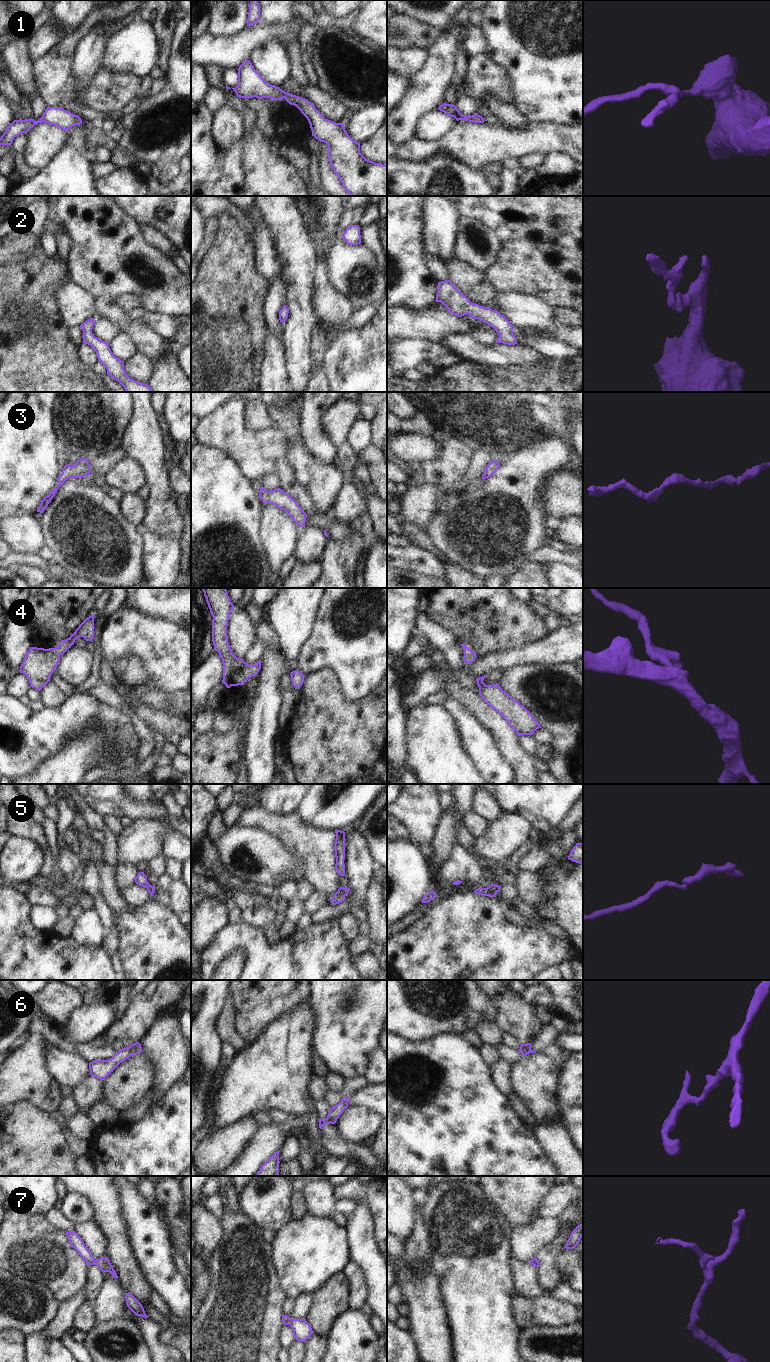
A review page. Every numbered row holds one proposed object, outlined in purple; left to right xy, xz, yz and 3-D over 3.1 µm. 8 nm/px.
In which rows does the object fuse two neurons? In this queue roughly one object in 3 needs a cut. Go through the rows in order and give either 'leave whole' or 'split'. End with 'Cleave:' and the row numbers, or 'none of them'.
1: leave whole
2: leave whole
3: leave whole
4: leave whole
5: leave whole
6: split
7: leave whole
Cleave: 6

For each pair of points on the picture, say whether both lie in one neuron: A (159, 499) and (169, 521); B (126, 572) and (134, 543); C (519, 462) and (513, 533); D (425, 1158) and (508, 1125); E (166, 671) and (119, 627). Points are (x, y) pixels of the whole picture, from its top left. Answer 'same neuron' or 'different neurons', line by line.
A: same neuron
B: same neuron
C: same neuron
D: same neuron
E: same neuron

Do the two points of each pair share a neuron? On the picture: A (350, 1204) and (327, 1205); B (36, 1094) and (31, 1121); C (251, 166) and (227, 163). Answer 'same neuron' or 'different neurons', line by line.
A: different neurons
B: different neurons
C: different neurons

